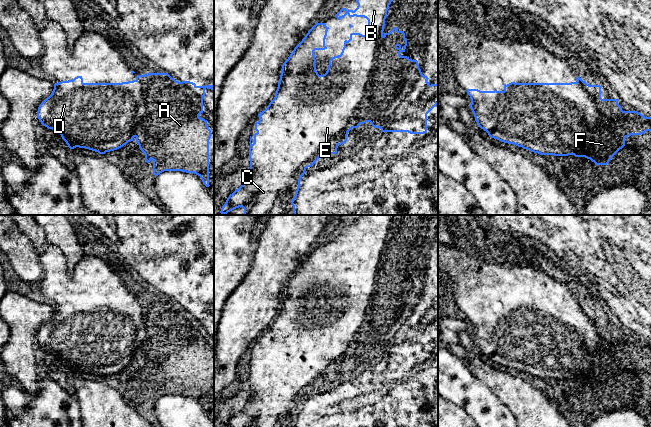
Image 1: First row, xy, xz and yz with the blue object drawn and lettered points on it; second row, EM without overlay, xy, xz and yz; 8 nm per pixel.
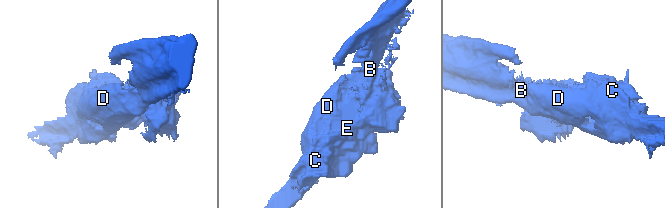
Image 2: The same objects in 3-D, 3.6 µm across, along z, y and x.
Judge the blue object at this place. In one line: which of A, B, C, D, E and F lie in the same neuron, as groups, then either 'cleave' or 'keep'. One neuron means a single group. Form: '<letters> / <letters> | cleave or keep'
A B C D E F | keep

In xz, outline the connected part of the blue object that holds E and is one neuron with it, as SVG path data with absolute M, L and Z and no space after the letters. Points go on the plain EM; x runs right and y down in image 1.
M360 215L358 217L358 219L356 220L356 226L357 226L358 230L354 235L347 234L346 232L342 232L336 238L337 244L340 244L341 242L345 241L346 239L348 239L349 241L356 240L356 241L366 242L368 244L368 256L365 259L362 259L360 257L351 257L350 263L348 265L347 264L344 265L344 271L342 273L341 278L338 280L334 280L329 284L329 289L328 289L328 292L327 292L327 295L325 298L319 299L318 296L316 295L316 290L315 290L316 283L315 283L315 279L314 279L315 274L327 273L327 271L325 270L325 263L326 263L327 255L328 255L329 251L327 251L325 247L315 246L315 249L308 255L308 257L305 259L305 261L302 263L302 265L294 272L293 276L290 278L288 283L282 289L281 299L280 299L280 303L278 306L278 311L277 311L274 323L269 327L269 329L267 330L267 332L265 334L263 334L262 336L260 336L258 338L259 345L255 347L255 354L257 356L254 358L254 367L253 368L251 367L251 360L250 360L250 370L249 370L250 395L249 395L249 399L248 399L247 403L245 404L245 406L238 413L236 413L232 418L229 419L229 421L227 422L225 427L293 427L293 425L297 421L297 418L298 418L298 415L299 415L299 412L301 409L300 408L301 401L305 398L306 393L308 391L311 391L313 388L315 388L315 386L323 378L336 378L338 370L341 368L344 368L347 365L348 356L352 352L358 352L360 348L370 346L374 352L380 352L382 356L408 356L410 358L424 358L427 356L427 338L438 328L438 308L431 308L431 309L429 308L429 306L427 305L429 302L422 298L417 284L412 284L407 280L400 279L401 276L405 276L405 273L407 270L407 264L405 262L405 257L402 254L399 255L398 251L395 251L395 252L391 253L391 255L389 257L385 257L385 258L383 257L384 250L385 250L385 243L387 241L387 235L389 233L389 229L391 228L391 225L393 224L393 219L395 216L396 215Z

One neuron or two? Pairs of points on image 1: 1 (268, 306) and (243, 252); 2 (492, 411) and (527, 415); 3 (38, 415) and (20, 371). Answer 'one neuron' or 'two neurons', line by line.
1: two neurons
2: two neurons
3: two neurons

